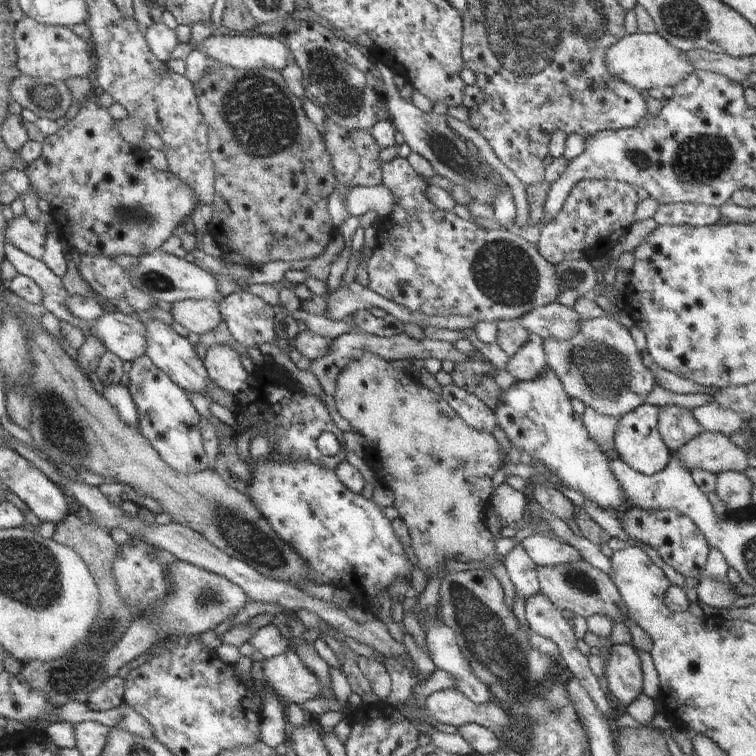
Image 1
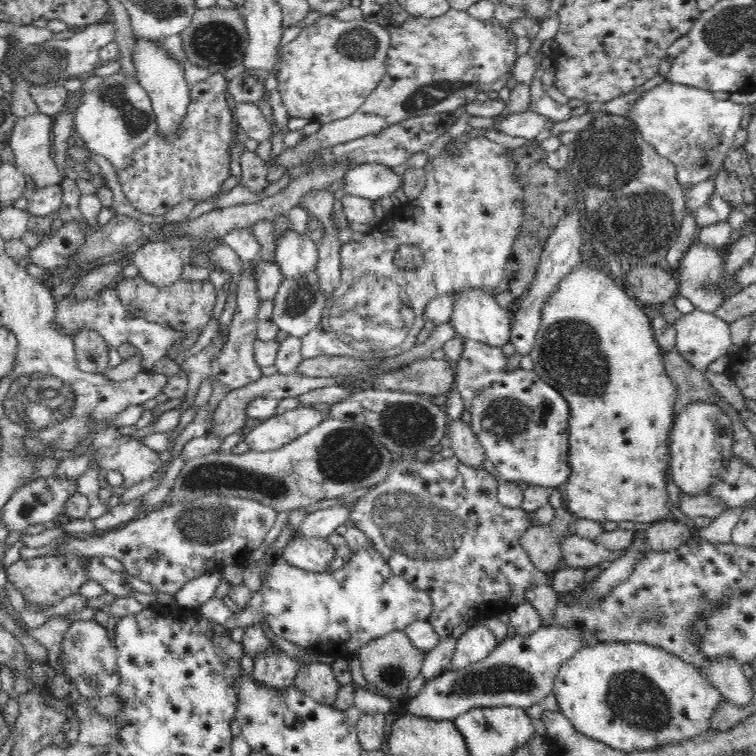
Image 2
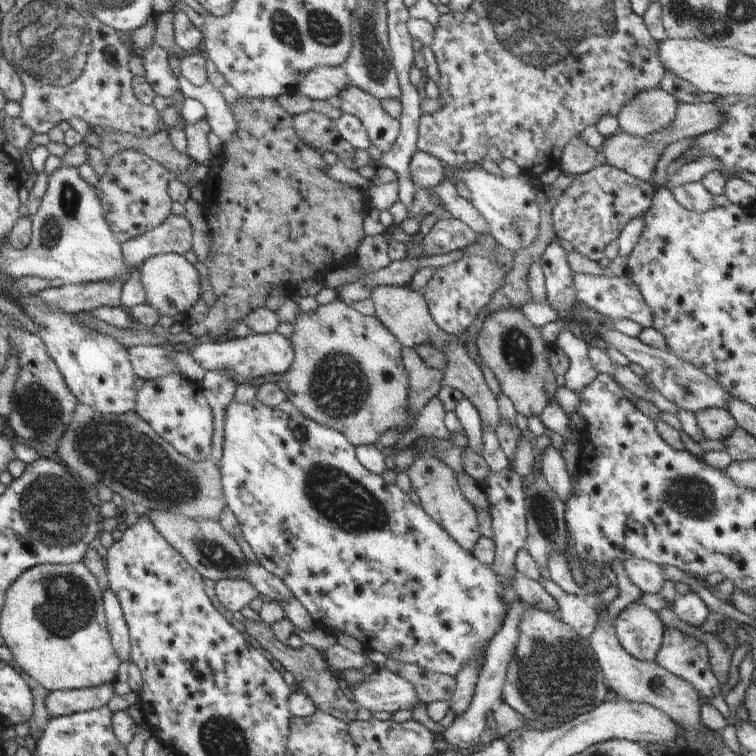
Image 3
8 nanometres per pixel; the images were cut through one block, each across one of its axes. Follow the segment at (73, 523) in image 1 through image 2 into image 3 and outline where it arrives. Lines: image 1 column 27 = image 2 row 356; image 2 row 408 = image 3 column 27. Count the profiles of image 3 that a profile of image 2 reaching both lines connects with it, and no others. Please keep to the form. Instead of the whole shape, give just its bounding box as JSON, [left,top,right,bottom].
[8,661,49,740]

